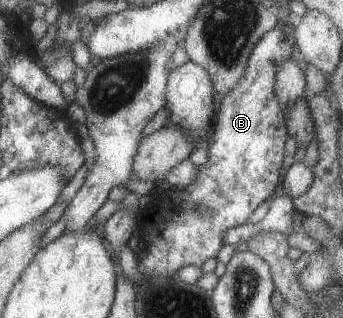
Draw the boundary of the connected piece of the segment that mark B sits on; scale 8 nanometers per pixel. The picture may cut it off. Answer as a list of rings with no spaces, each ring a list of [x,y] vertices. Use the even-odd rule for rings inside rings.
[[[277,25],[268,31],[256,43],[248,57],[246,71],[242,81],[222,98],[216,108],[216,115],[212,131],[208,136],[208,160],[202,167],[196,166],[196,174],[188,185],[178,187],[182,193],[182,201],[186,207],[176,203],[174,199],[162,199],[154,195],[154,199],[146,209],[136,214],[136,230],[144,237],[144,251],[136,257],[140,273],[147,277],[172,277],[182,267],[196,266],[200,268],[207,260],[217,257],[225,245],[227,233],[250,221],[254,211],[265,201],[279,191],[282,175],[283,160],[286,155],[287,127],[282,107],[276,99],[275,78],[278,64],[284,63],[294,49],[293,35],[284,33],[284,29]],[[198,207],[206,209],[206,215],[198,215]]]

